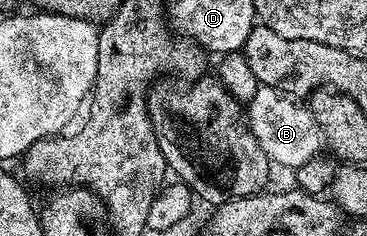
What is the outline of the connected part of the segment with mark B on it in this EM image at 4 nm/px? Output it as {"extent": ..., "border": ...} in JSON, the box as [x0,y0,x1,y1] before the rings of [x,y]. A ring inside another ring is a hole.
{"extent":[246,85,322,171],"border":[[[257,85],[252,99],[246,102],[246,117],[250,132],[254,132],[254,140],[266,152],[269,163],[289,166],[289,171],[296,171],[306,160],[321,153],[322,135],[307,105],[293,100],[287,94],[269,86]]]}

